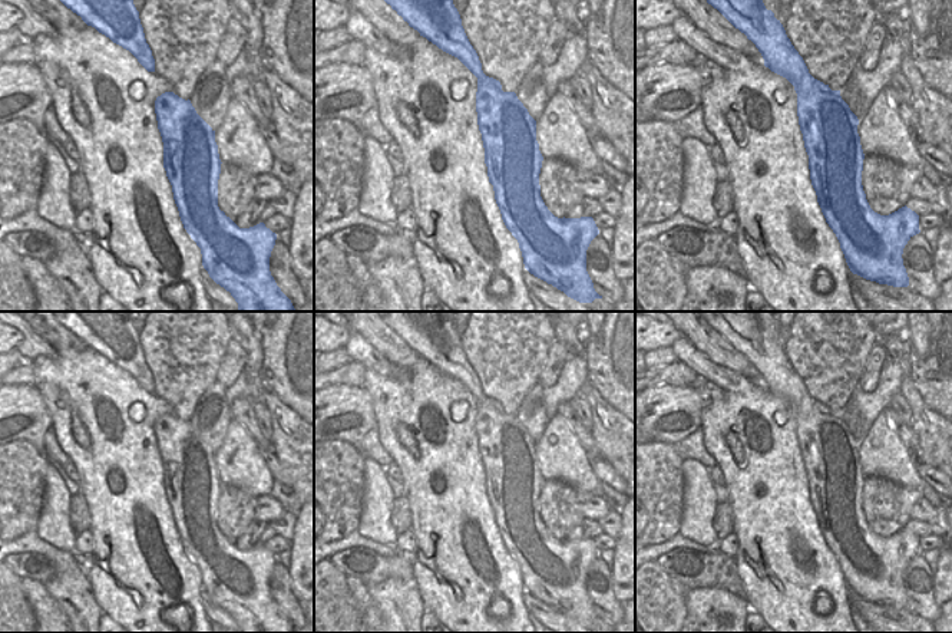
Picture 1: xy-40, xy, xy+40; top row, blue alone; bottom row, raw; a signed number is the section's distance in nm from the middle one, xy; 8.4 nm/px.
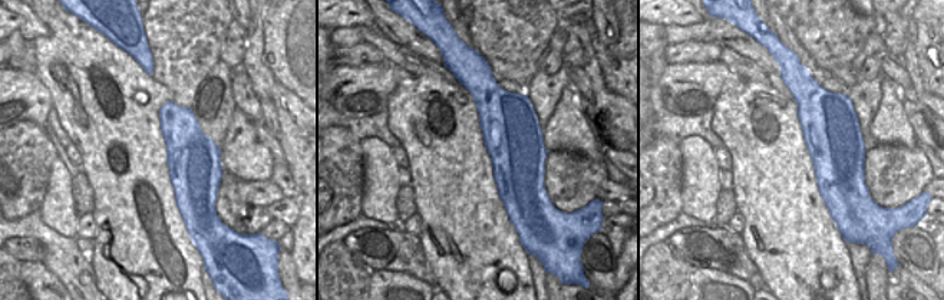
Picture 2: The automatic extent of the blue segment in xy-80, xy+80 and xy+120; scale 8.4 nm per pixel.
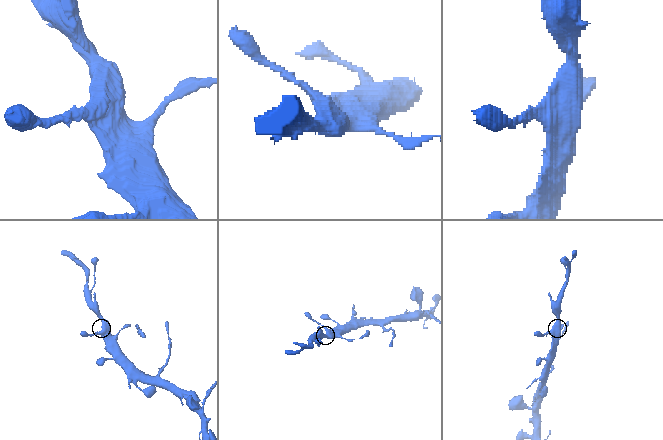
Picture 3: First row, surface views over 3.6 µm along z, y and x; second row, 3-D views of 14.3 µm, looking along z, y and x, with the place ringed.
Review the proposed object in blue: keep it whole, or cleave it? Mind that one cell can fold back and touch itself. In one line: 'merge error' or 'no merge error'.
no merge error

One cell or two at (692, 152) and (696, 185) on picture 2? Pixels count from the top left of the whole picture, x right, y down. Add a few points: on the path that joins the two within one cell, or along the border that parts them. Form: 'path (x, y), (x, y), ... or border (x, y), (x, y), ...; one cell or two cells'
path (696, 161), (696, 177); one cell

